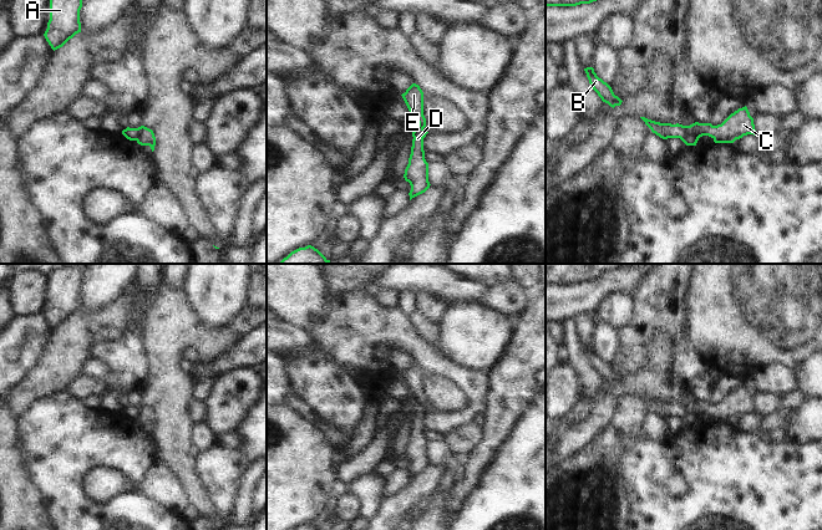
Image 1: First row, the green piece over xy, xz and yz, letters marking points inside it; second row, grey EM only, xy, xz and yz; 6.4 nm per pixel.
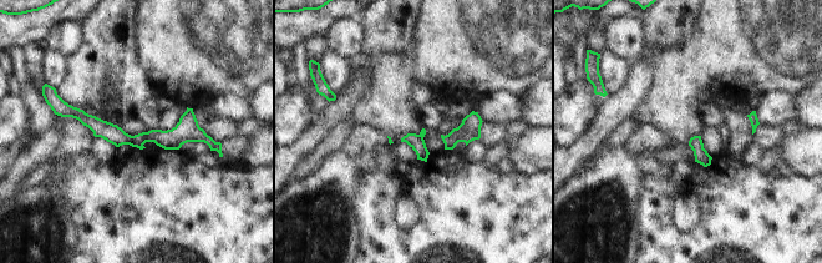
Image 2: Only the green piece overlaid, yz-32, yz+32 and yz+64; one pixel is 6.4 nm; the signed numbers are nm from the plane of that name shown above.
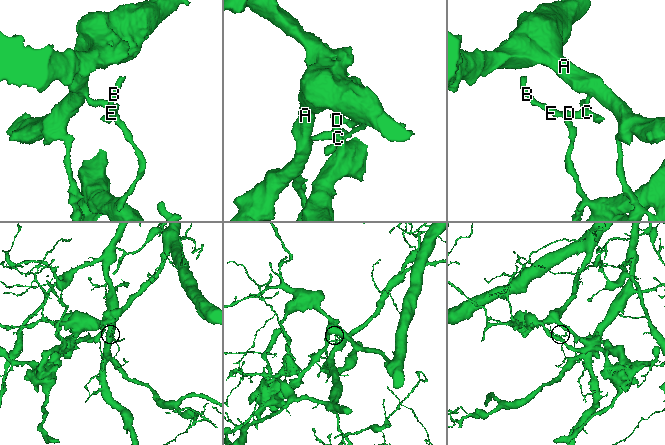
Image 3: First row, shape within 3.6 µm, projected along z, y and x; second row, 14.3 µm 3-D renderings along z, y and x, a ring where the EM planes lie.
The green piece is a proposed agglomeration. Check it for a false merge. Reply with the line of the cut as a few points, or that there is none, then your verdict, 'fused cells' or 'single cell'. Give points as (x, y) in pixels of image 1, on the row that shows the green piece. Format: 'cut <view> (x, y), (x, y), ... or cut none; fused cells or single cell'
cut yz (686, 126), (698, 138); fused cells

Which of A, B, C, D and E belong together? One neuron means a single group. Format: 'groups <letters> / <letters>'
groups A C D / B E

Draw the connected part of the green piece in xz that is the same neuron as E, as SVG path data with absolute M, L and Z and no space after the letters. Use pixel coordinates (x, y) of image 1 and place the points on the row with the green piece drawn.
M412 83L405 93L401 95L409 111L417 119L418 126L426 127L426 118L423 116L423 92L418 85Z

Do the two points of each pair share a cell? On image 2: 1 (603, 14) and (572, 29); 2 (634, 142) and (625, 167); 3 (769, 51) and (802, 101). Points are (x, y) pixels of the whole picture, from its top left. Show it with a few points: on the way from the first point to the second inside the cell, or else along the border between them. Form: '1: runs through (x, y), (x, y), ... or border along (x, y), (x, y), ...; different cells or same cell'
1: runs through (595, 19), (579, 24); same cell
2: border along (622, 146), (634, 158); different cells
3: border along (808, 87), (795, 97); different cells

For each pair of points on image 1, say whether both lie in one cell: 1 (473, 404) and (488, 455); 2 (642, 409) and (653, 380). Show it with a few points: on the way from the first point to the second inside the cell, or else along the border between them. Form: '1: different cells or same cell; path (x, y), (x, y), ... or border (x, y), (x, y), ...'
1: different cells; border (491, 382), (486, 411)
2: different cells; border (639, 395), (620, 393), (618, 396)

